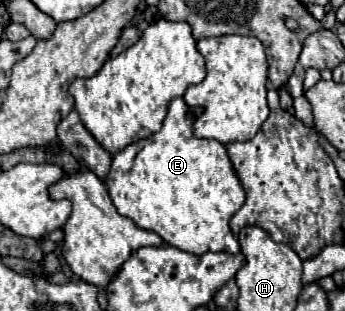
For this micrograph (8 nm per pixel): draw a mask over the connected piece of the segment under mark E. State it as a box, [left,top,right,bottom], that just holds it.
[105,98,245,256]

